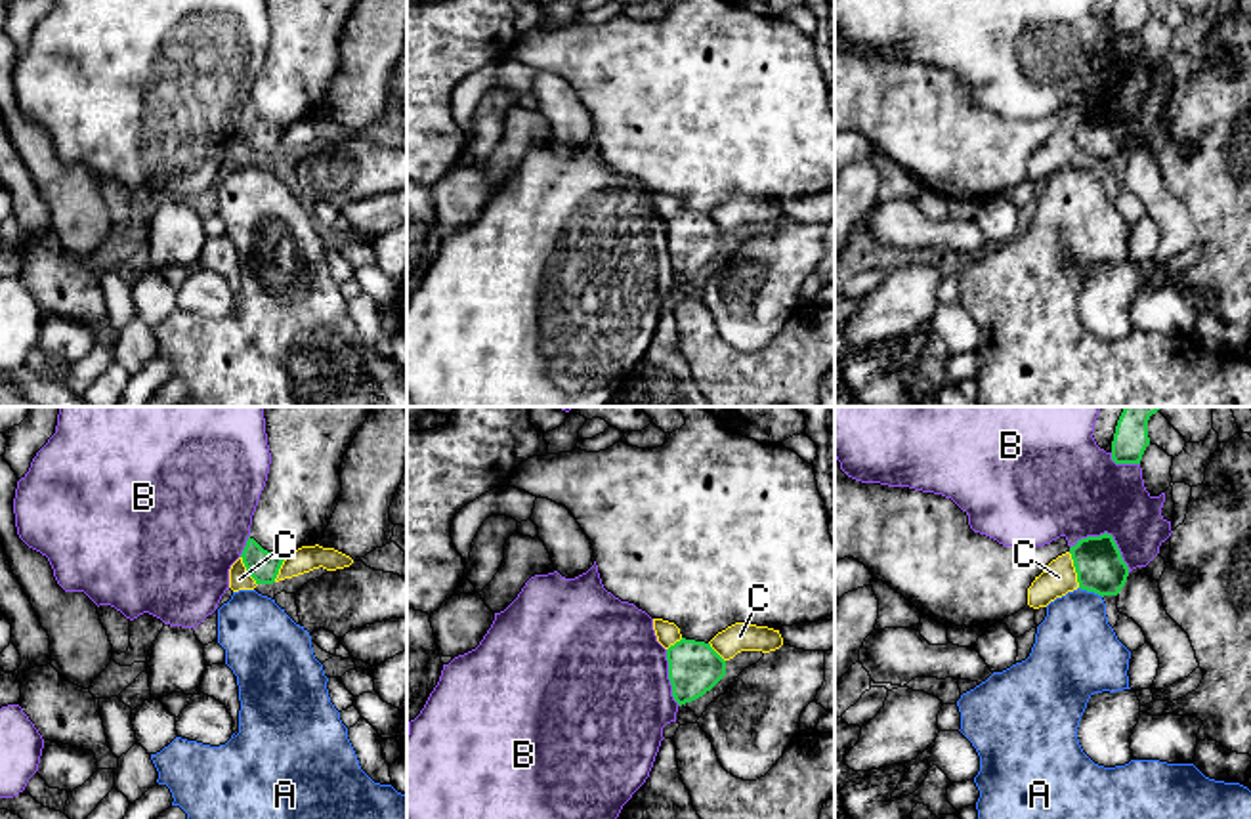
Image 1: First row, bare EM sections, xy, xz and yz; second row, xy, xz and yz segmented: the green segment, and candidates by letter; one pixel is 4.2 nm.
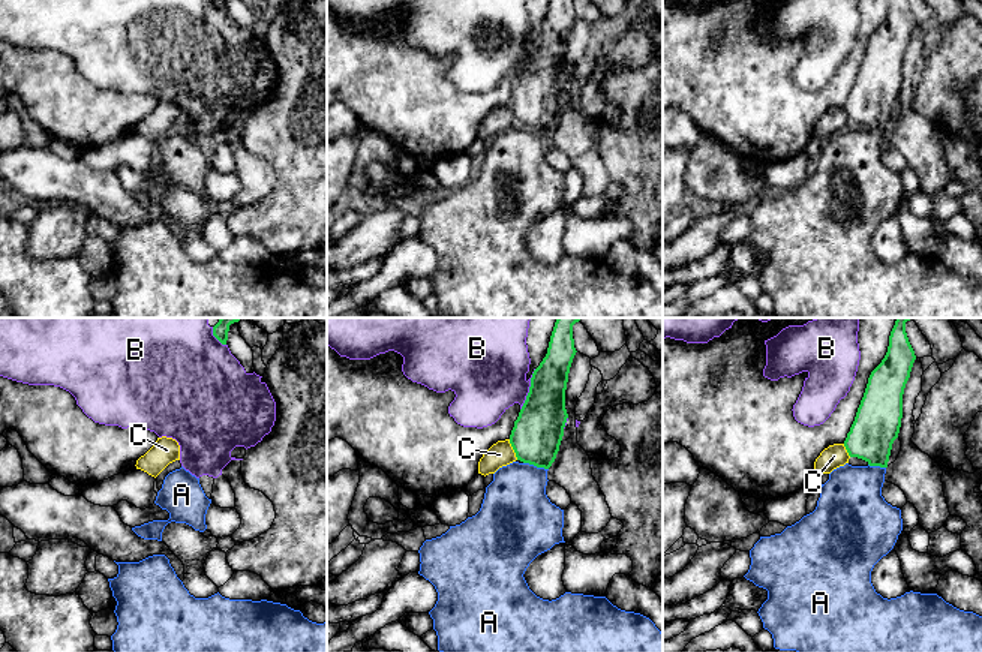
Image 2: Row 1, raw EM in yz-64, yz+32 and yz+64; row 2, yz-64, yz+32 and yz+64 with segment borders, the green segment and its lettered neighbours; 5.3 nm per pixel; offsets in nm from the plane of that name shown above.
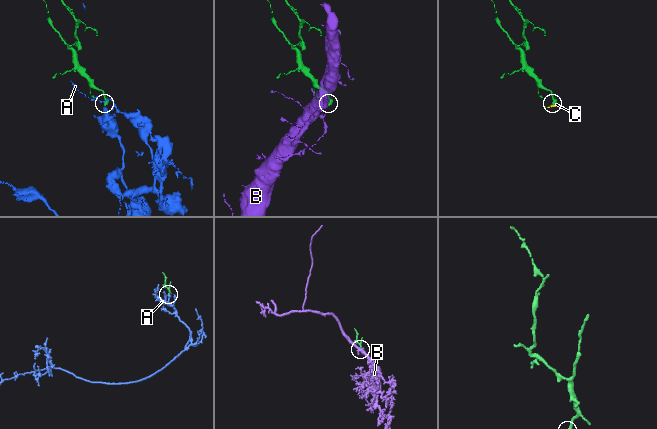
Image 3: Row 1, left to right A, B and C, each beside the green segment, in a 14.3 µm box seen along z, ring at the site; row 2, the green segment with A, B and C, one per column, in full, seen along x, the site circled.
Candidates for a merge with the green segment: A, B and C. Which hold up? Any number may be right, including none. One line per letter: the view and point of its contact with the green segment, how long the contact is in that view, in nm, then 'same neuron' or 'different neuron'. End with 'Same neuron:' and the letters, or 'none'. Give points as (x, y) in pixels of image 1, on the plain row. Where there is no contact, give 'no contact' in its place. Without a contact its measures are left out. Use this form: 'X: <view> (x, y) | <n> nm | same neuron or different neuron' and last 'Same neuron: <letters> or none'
A: yz (1091, 163) | 110 nm | same neuron
B: yz (1106, 105) | 280 nm | different neuron
C: yz (1076, 142) | 160 nm | different neuron
Same neuron: A

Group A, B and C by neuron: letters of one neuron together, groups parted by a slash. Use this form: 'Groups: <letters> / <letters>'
Groups: A / B / C

